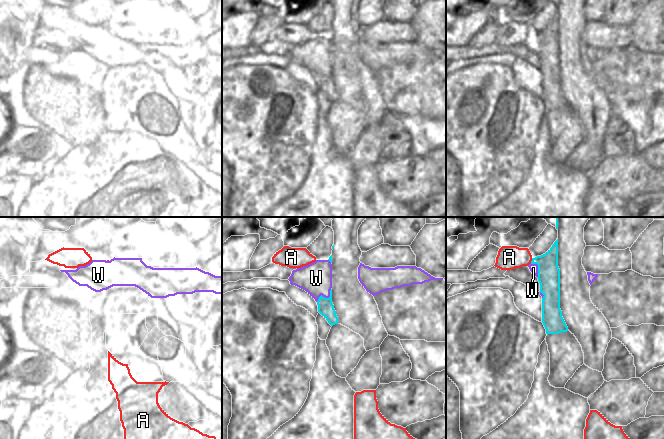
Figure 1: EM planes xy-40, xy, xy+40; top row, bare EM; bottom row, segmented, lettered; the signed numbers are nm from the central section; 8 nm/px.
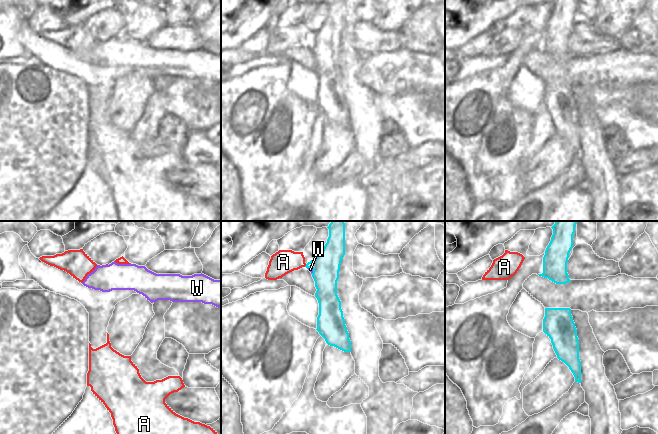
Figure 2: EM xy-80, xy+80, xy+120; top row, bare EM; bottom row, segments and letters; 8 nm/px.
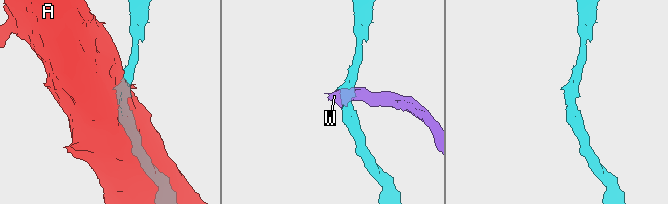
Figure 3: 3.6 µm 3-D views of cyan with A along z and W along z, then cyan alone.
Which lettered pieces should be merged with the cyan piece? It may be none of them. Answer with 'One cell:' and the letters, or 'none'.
One cell: none

